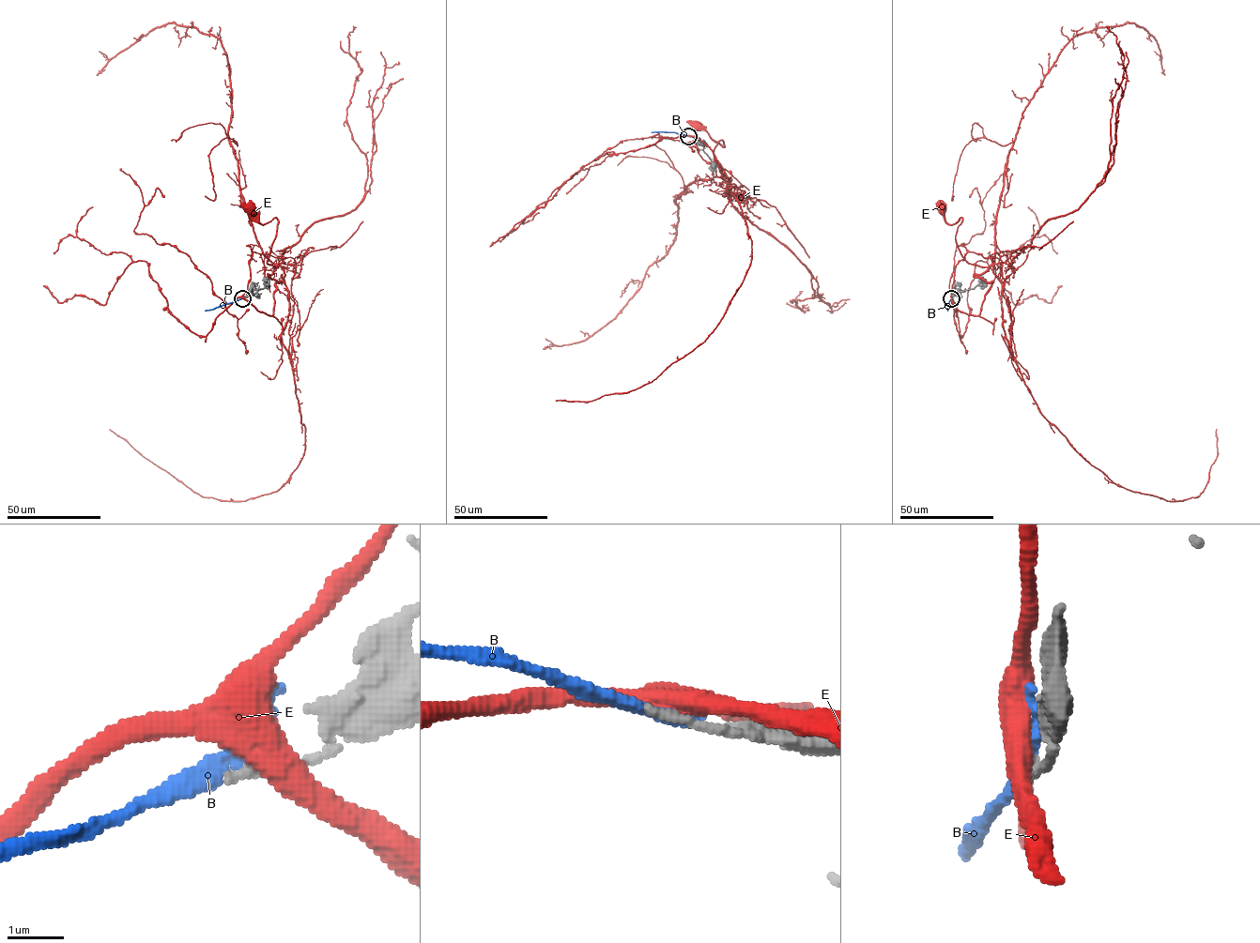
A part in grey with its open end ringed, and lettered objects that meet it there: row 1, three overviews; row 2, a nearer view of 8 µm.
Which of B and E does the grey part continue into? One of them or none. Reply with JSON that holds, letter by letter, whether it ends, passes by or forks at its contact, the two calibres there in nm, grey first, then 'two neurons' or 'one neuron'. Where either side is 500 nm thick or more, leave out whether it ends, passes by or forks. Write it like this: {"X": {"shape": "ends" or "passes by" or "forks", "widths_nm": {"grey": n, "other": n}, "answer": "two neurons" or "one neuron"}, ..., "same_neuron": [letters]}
{"B": {"shape": "passes by", "widths_nm": {"grey": 160, "other": 220}, "answer": "one neuron"}, "E": {"widths_nm": {"grey": 180, "other": 500}, "answer": "two neurons"}, "same_neuron": ["B"]}

